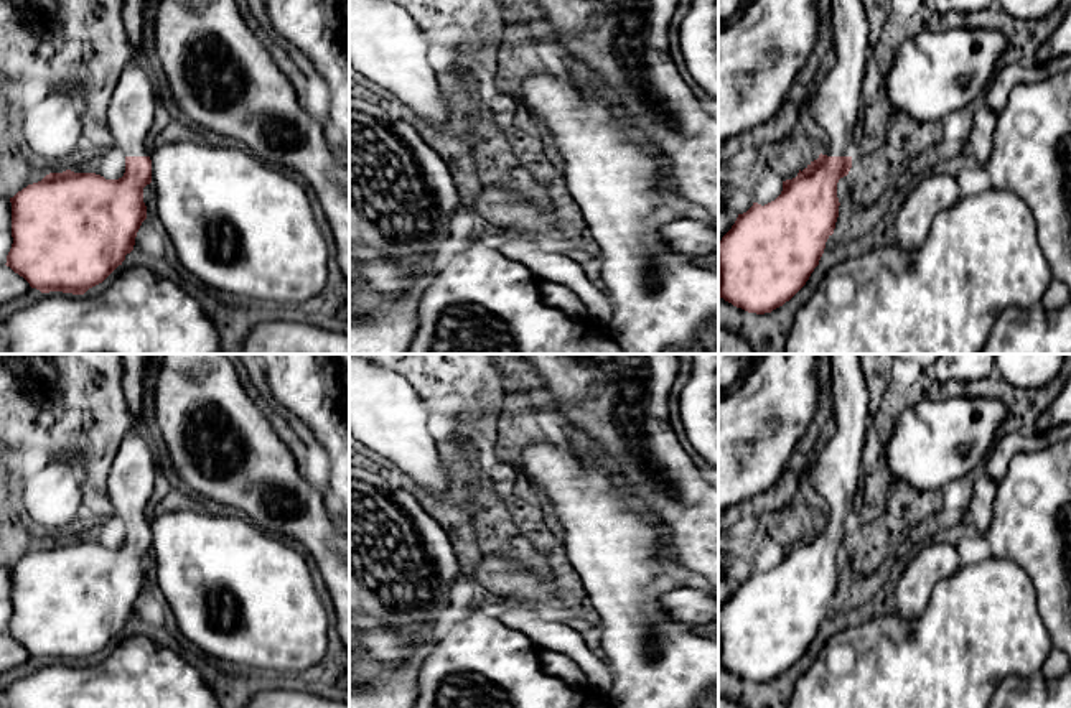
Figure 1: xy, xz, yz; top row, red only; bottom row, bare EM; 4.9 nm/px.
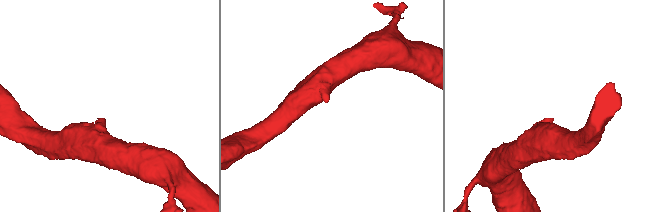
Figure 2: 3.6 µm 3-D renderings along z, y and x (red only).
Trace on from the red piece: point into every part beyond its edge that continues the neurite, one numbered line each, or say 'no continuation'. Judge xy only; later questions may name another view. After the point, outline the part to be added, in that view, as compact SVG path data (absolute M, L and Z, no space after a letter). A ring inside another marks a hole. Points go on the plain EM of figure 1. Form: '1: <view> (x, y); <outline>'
1: xy (130, 479); M122 354L122 359L125 400L137 428L129 431L120 443L109 471L107 496L115 507L115 515L125 525L150 525L150 517L143 509L153 491L157 471L163 464L157 443L143 428L140 407L145 372L157 364L152 354Z

